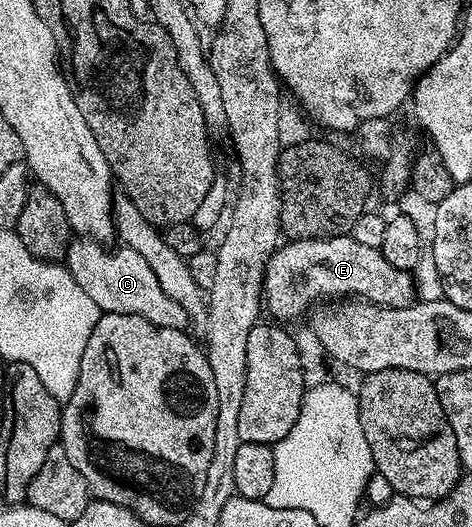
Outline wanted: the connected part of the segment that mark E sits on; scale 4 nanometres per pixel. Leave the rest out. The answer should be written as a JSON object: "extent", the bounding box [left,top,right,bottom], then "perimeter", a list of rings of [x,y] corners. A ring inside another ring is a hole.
{"extent":[263,234,416,322],"perimeter":[[[349,234],[334,236],[324,240],[291,240],[275,249],[271,261],[267,264],[267,273],[263,279],[263,303],[266,311],[276,316],[279,322],[295,320],[307,312],[307,292],[315,296],[339,296],[335,298],[358,298],[372,304],[384,304],[387,308],[404,308],[416,303],[415,280],[411,272],[401,270],[385,258],[385,254],[373,246],[357,242]]]}

